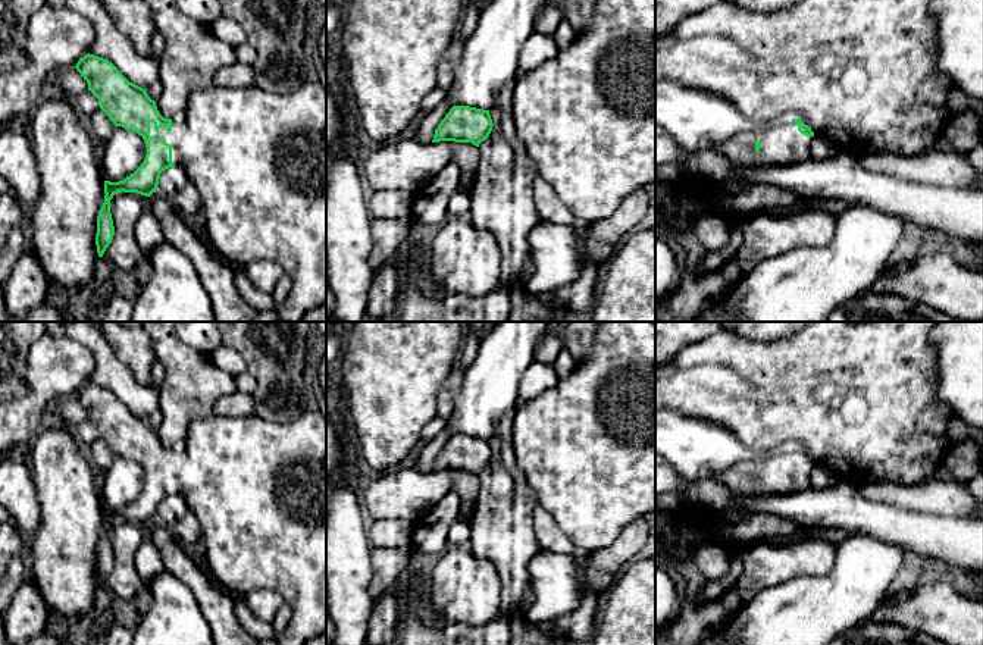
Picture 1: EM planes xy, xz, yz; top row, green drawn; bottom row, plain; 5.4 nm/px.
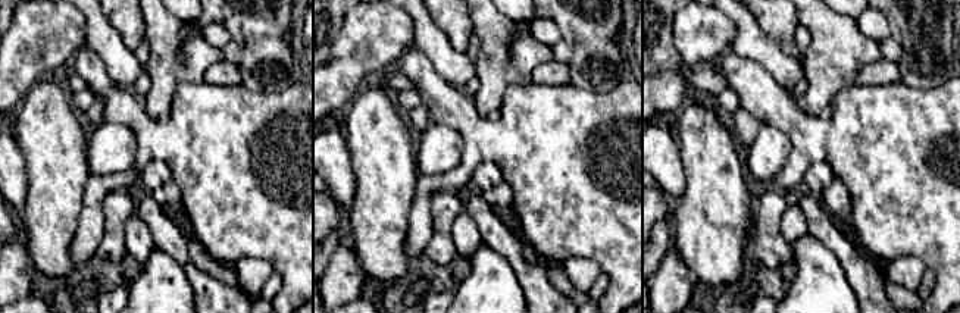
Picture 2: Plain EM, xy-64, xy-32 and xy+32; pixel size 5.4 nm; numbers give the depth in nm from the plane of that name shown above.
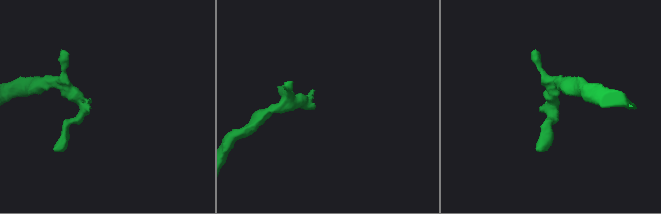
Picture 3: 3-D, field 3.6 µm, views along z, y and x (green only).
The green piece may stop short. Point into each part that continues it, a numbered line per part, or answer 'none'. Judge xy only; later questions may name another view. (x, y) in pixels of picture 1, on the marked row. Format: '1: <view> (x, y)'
1: xy (257, 159)

